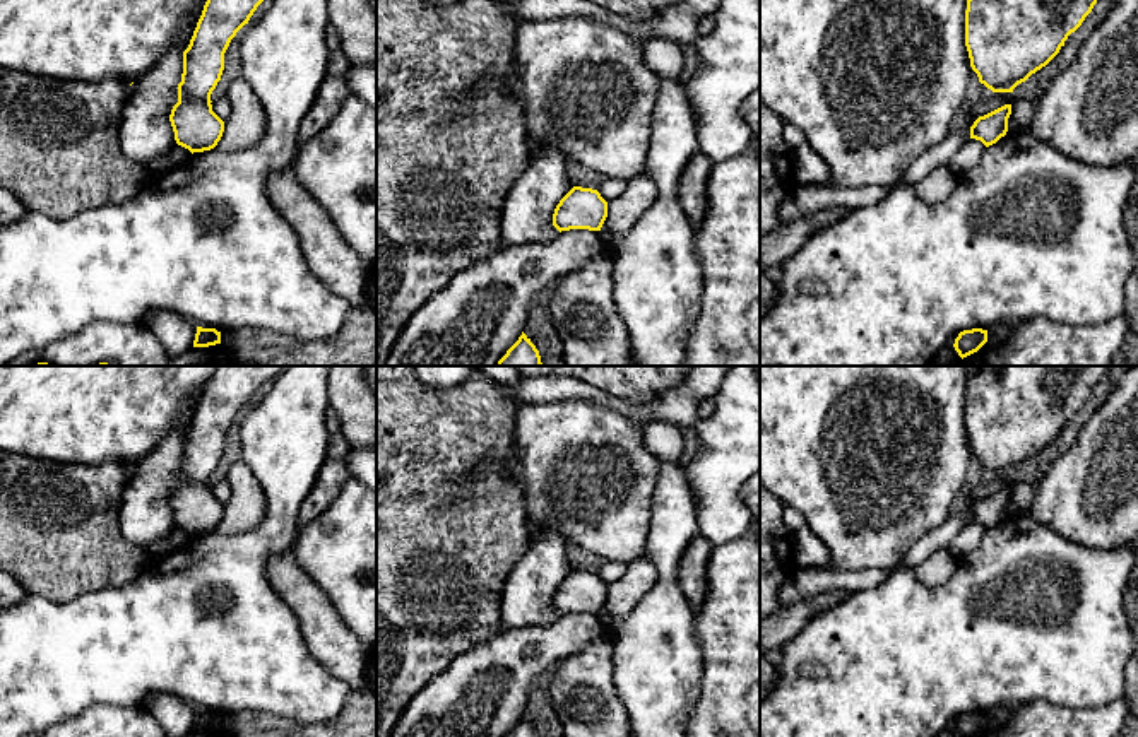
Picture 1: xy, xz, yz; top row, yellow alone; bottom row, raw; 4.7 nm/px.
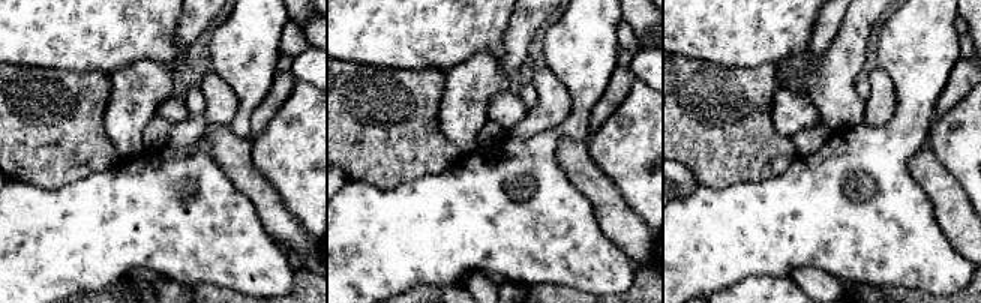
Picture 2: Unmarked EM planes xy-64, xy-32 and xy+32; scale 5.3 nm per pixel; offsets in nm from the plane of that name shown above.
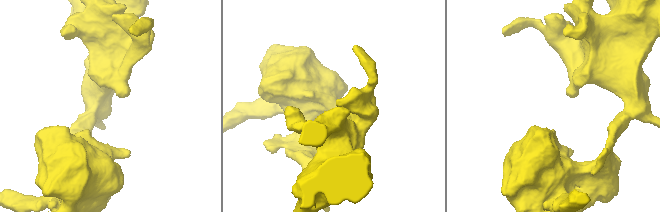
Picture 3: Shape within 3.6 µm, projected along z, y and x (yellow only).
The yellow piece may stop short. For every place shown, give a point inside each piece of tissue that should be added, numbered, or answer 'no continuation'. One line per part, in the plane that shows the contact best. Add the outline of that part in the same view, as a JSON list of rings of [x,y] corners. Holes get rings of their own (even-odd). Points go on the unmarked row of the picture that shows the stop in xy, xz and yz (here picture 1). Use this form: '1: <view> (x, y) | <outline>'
no continuation

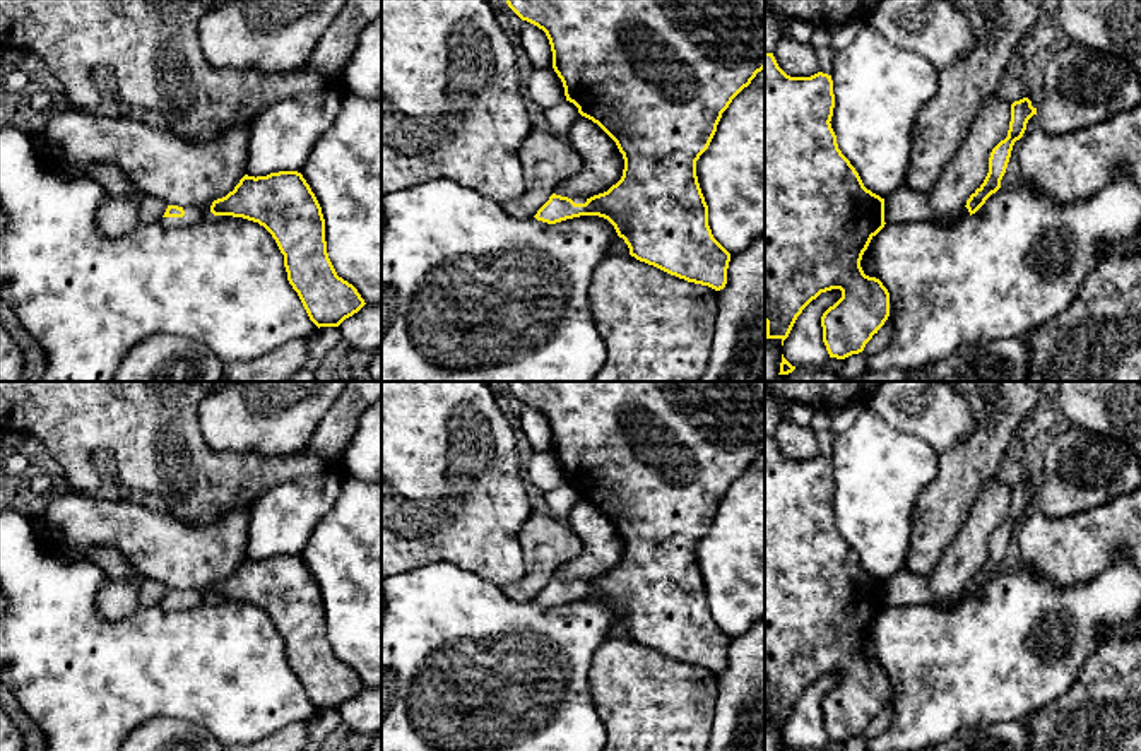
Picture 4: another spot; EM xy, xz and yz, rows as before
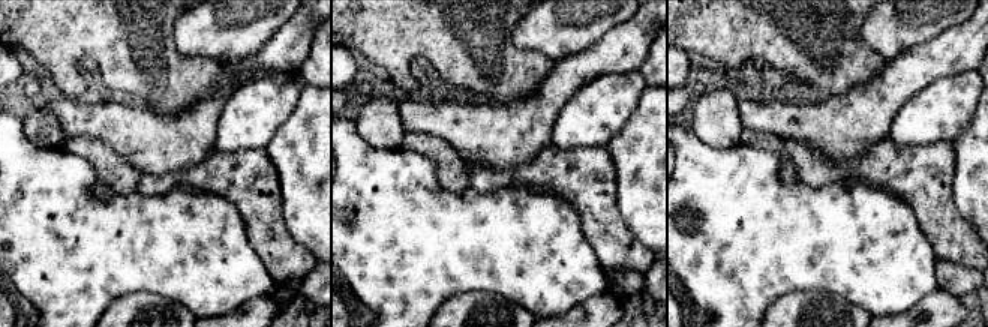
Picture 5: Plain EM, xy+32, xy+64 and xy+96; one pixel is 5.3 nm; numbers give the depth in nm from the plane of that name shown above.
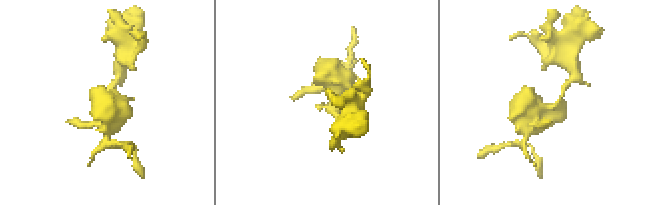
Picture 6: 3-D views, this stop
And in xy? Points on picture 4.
1: xy (192, 597) | [[[195,588],[183,590],[183,594],[185,594],[183,600],[161,600],[159,606],[168,612],[174,612],[174,611],[190,611],[205,600],[204,595]]]

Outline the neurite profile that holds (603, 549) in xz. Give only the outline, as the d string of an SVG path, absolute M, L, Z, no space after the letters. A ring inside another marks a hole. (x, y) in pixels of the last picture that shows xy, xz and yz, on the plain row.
M580 498L568 512L568 525L585 544L578 558L554 571L556 578L590 582L607 575L621 563L624 553L623 537L597 506Z

